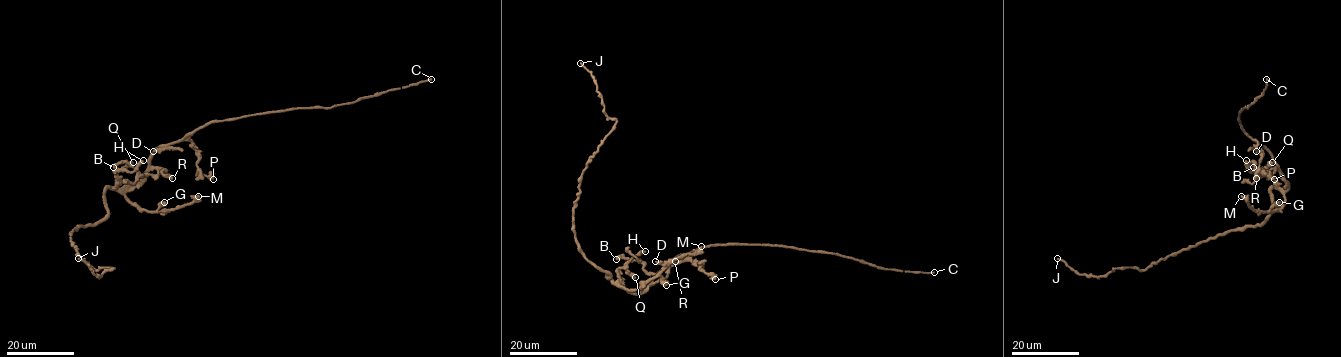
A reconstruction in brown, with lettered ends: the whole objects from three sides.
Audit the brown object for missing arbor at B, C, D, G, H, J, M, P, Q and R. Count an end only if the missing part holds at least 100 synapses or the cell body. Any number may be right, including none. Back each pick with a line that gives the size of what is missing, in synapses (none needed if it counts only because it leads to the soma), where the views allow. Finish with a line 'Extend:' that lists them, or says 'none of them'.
C: Roughly 300 synapses
Extend: C

